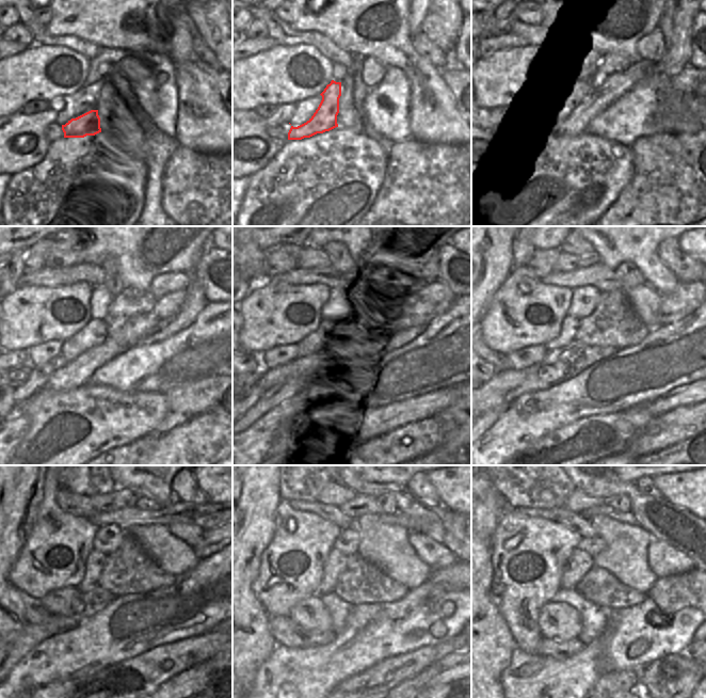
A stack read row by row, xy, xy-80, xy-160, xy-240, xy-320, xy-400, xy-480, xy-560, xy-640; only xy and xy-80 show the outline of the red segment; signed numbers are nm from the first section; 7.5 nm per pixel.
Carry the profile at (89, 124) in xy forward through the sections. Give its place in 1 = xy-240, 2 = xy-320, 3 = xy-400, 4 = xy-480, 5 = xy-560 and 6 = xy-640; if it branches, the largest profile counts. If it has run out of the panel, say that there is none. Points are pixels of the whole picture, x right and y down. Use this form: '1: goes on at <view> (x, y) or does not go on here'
1: goes on at xy-240 (94, 333)
2: goes on at xy-320 (333, 331)
3: goes on at xy-400 (570, 327)
4: goes on at xy-480 (95, 561)
5: goes on at xy-560 (336, 561)
6: goes on at xy-640 (580, 562)

